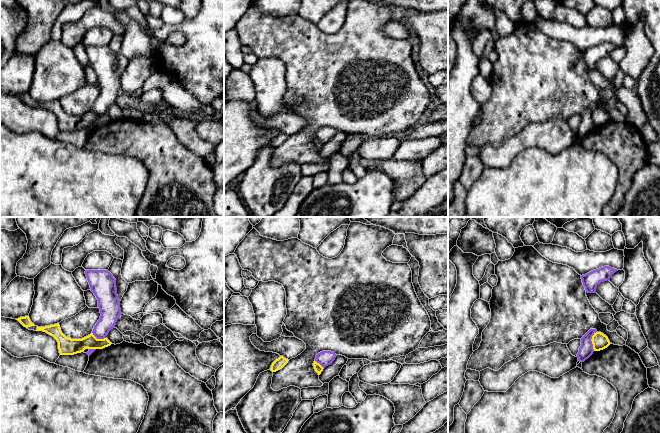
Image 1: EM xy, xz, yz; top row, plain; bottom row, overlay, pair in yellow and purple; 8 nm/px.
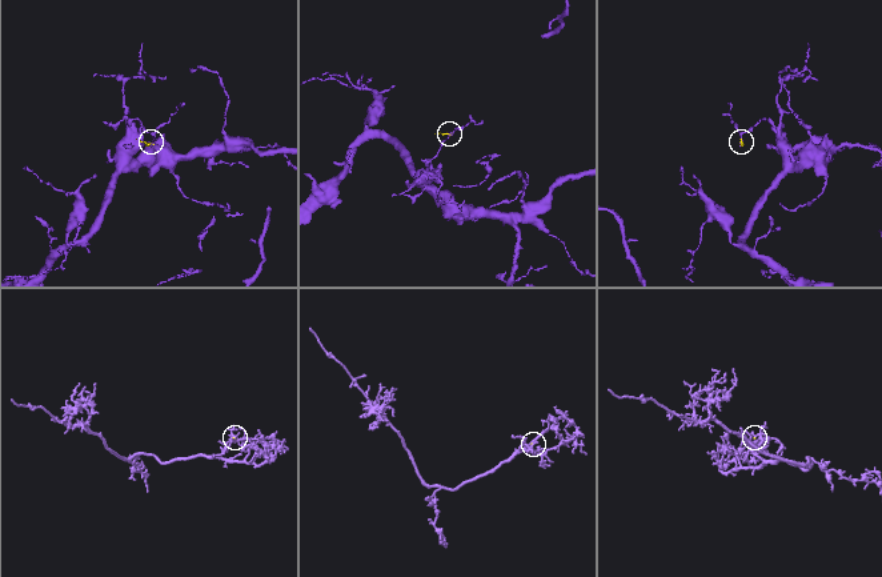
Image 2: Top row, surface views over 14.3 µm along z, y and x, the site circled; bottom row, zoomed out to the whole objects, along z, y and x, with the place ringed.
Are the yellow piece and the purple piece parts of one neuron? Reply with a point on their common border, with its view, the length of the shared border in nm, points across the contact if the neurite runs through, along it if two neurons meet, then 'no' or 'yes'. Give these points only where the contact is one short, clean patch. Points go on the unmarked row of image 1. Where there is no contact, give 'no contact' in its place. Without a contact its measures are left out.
meets yellow in yz at (591, 116); contact 160 nm long; border along yz (596, 107), (591, 115), (593, 126); no

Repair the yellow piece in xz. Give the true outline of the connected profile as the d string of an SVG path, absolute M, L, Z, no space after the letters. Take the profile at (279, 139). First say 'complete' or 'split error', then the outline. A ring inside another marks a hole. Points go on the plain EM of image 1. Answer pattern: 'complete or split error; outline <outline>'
complete; outline M280 132L272 139L270 146L272 148L276 148L282 145L288 139L288 137L288 135L284 134L283 132Z

